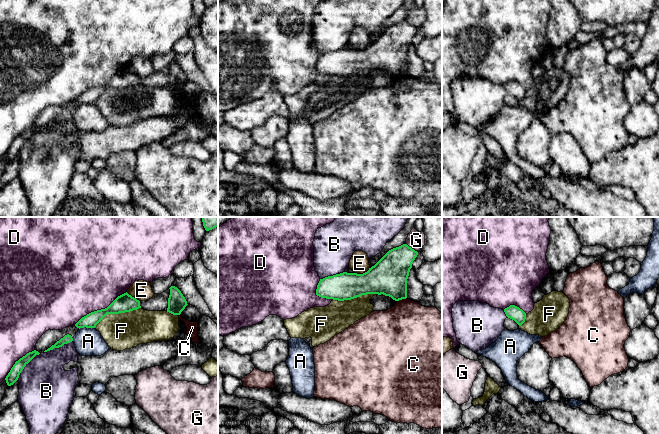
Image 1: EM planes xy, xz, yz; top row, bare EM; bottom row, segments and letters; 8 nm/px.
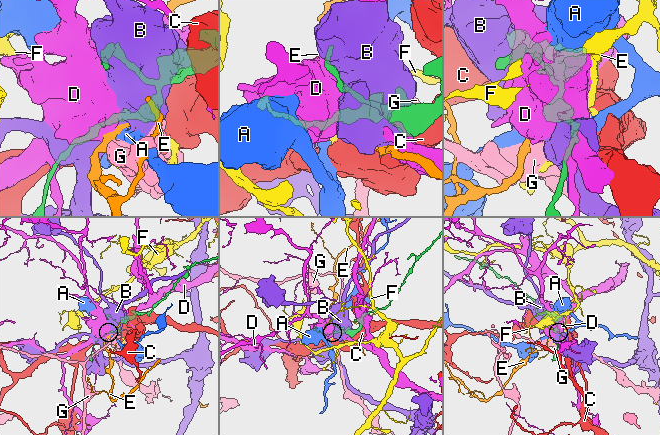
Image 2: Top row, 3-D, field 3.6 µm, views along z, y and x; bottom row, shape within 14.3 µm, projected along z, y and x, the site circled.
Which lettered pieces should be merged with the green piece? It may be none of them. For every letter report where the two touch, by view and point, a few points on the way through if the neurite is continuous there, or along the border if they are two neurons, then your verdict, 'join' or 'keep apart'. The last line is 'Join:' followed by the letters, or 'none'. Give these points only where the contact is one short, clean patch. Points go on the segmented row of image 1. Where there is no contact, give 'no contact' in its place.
A: xy (86, 327) | along xy (94, 327), (81, 327), (79, 329) | keep apart
B: xy (25, 365) | keep apart
C: xz (401, 299) | keep apart
D: xy (101, 309) | keep apart
E: xz (363, 273) | along xz (369, 267), (362, 273), (355, 273) | keep apart
F: xy (117, 313) | keep apart
G: xz (410, 247) | along xz (405, 243), (417, 252) | keep apart
Join: none

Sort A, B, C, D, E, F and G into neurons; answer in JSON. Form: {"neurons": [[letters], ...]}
{"neurons": [["A"], ["B"], ["C"], ["D"], ["E"], ["F"], ["G"]]}

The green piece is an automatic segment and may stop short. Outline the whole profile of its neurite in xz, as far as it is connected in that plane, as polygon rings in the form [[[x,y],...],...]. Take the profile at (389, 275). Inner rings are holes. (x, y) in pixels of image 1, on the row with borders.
[[[403,244],[389,250],[363,274],[343,272],[320,279],[316,295],[338,301],[378,294],[395,301],[407,298],[407,279],[418,252]]]

